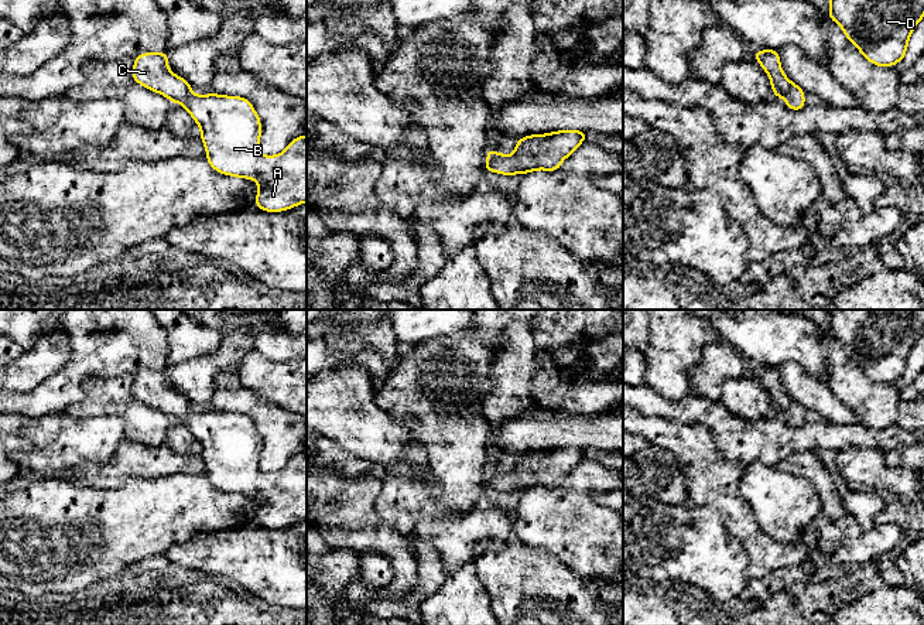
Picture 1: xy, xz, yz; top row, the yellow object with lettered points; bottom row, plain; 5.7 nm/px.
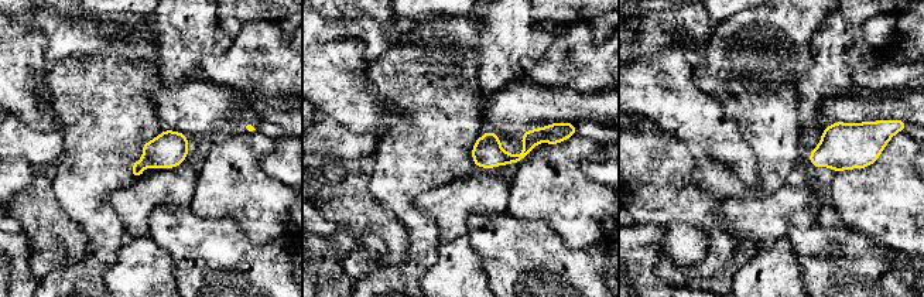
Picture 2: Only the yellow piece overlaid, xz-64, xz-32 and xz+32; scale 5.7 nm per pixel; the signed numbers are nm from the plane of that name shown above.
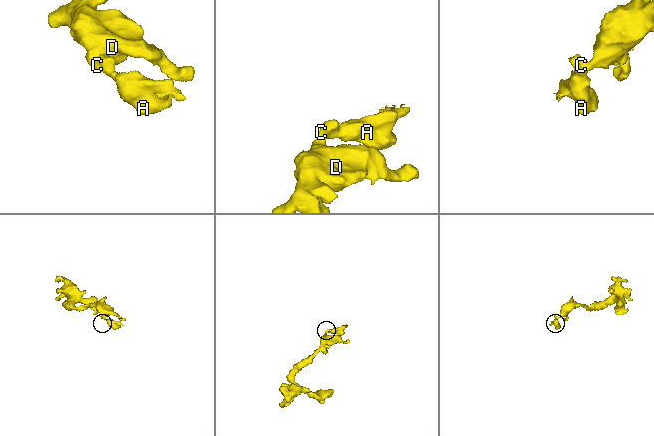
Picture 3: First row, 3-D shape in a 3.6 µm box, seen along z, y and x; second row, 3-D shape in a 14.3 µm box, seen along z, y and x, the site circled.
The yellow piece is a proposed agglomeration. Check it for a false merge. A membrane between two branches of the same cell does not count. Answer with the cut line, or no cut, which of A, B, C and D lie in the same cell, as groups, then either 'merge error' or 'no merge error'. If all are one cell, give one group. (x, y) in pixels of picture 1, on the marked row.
no cut | A B C D | no merge error

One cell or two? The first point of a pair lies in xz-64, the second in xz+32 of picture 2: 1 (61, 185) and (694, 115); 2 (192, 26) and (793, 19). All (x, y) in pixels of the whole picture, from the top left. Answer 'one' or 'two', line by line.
1: two
2: two

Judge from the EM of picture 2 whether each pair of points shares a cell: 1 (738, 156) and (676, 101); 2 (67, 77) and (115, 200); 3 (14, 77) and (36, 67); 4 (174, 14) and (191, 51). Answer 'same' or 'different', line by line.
1: same
2: different
3: same
4: same

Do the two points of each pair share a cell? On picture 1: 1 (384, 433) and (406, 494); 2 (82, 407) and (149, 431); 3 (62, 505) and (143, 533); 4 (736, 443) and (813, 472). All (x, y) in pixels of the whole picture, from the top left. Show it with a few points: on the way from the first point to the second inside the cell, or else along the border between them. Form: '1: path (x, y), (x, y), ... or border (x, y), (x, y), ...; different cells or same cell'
1: border (380, 474), (403, 463), (406, 474), (420, 484); different cells
2: path (99, 406), (123, 406), (132, 415); same cell
3: path (82, 511), (88, 511), (109, 526), (123, 526); same cell
4: border (814, 451), (794, 451), (774, 465); different cells

